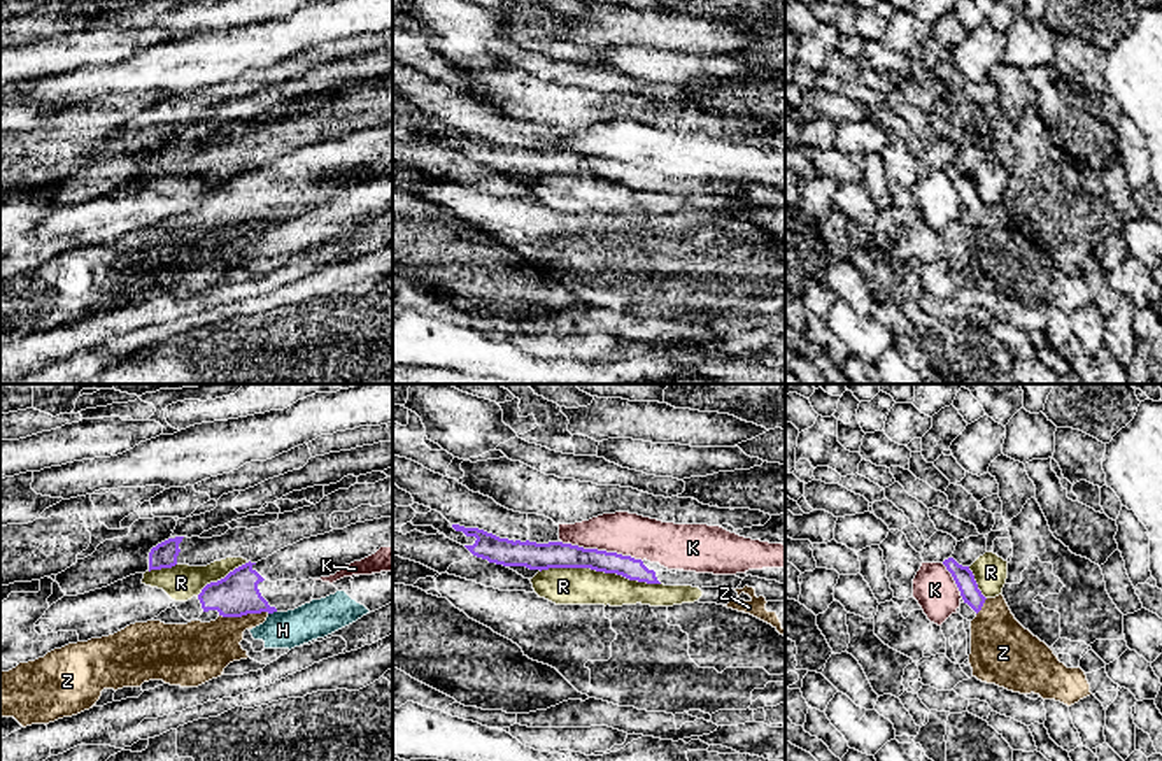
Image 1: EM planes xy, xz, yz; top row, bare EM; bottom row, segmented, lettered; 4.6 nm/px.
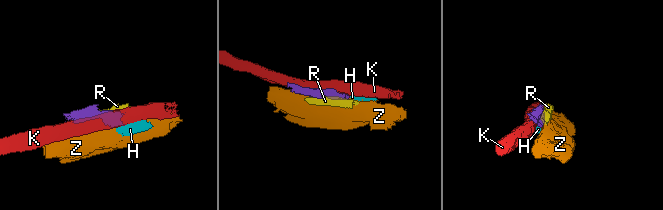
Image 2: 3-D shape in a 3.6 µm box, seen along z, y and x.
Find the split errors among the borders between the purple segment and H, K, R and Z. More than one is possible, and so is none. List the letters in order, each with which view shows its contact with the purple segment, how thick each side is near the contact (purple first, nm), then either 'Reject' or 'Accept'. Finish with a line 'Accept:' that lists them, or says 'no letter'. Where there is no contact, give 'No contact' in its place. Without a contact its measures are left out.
H: Touches purple in xy. Thickness 200 nm (purple) against 180 nm. Reject
K: Touches purple in xz. Thickness 130 nm (purple) against 190 nm. Reject
R: Touches purple in xz. Thickness 130 nm (purple) against 180 nm. Reject
Z: Touches purple in xy. Thickness 200 nm (purple) against 260 nm. Reject
Accept: no letter

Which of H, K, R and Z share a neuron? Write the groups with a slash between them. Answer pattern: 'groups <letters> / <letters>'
groups H / K / R / Z

